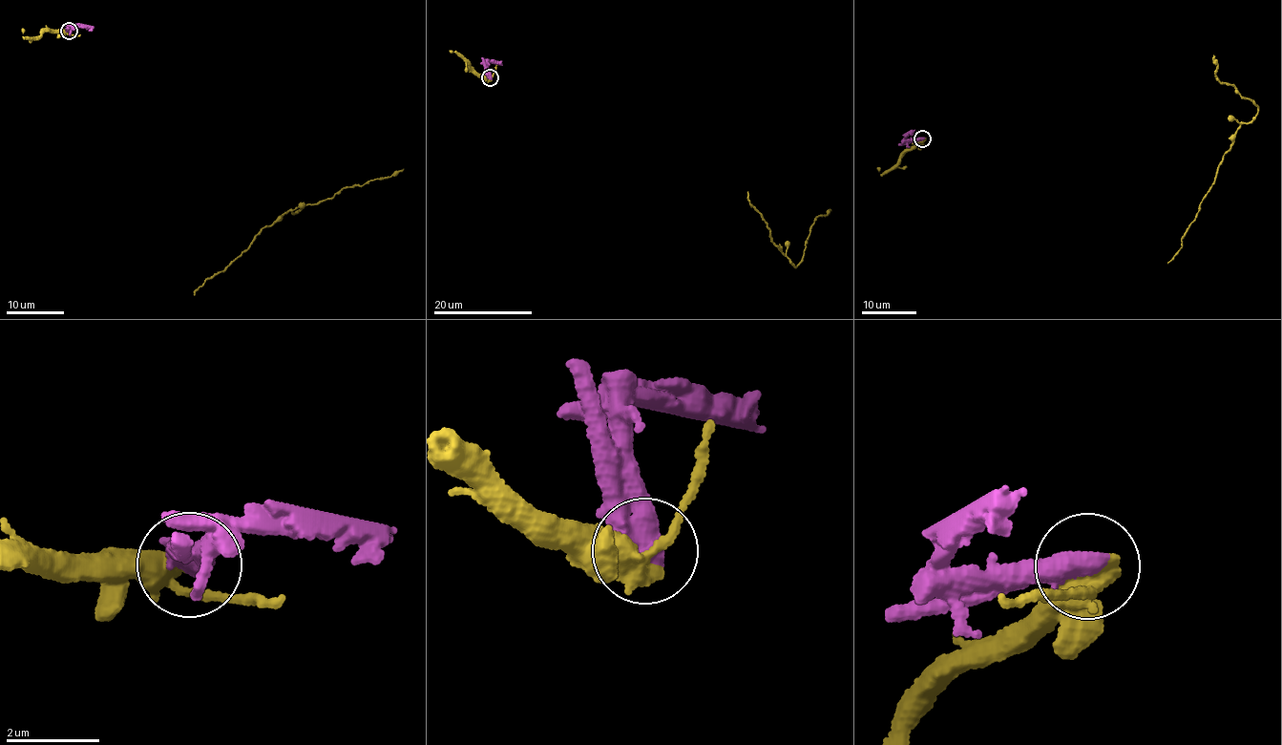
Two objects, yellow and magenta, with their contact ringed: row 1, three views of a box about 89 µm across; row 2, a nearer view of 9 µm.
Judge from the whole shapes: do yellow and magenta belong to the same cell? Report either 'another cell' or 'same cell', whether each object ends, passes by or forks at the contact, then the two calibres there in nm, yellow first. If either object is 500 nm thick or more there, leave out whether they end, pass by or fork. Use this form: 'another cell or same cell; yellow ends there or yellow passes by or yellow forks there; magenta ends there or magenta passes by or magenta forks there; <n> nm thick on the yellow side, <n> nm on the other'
another cell; 400 nm thick on the yellow side, 650 nm on the other

